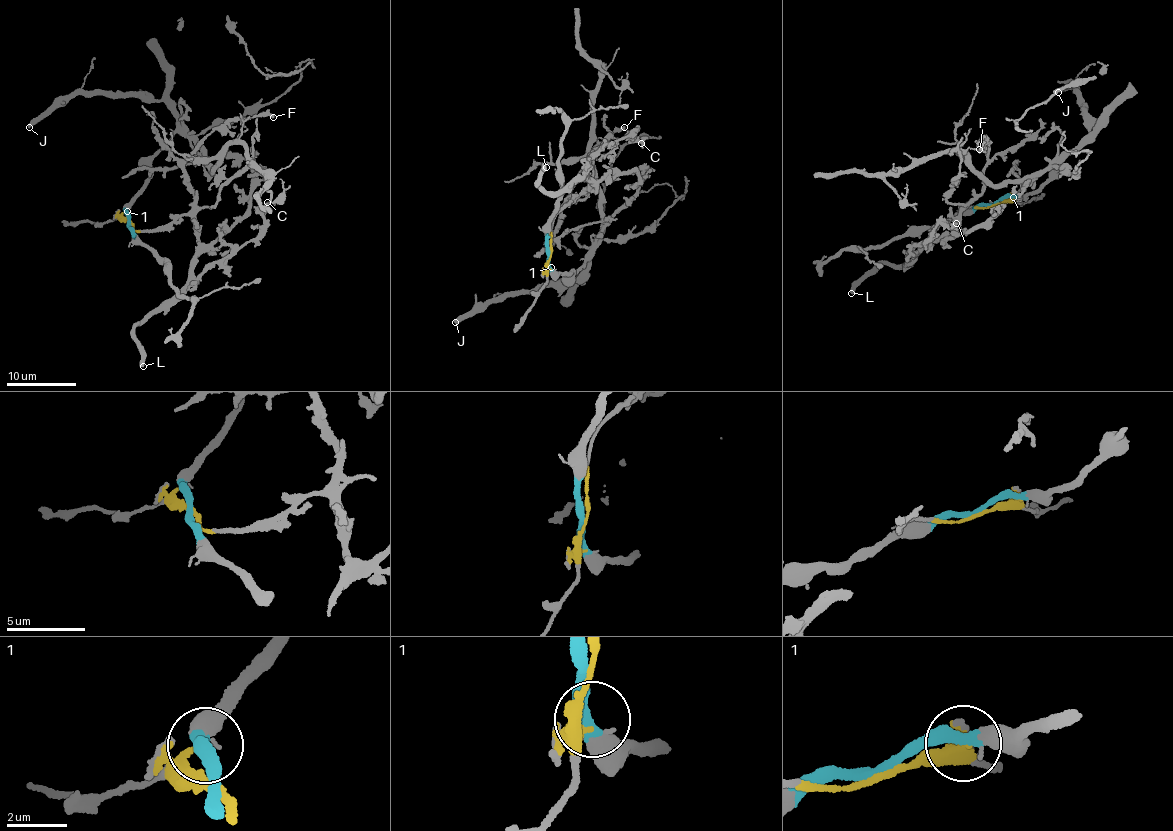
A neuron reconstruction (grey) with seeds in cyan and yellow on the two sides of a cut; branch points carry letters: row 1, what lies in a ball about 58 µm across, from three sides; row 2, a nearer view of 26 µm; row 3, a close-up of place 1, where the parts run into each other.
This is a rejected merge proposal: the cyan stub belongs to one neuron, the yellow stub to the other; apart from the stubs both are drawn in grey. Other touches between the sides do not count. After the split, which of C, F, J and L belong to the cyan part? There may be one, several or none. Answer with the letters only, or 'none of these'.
J

